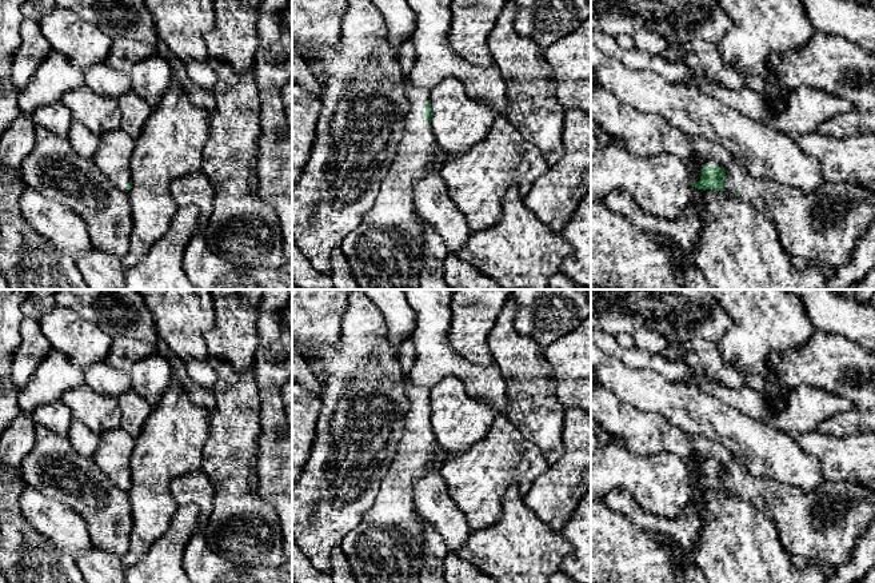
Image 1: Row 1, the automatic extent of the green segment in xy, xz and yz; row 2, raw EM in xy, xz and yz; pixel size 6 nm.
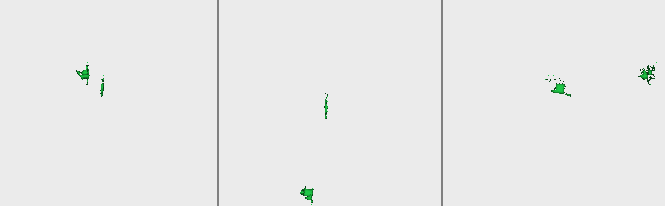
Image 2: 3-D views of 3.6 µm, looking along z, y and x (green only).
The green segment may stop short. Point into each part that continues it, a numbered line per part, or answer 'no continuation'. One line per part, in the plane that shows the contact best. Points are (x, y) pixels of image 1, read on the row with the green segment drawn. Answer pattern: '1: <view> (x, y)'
1: yz (823, 226)

